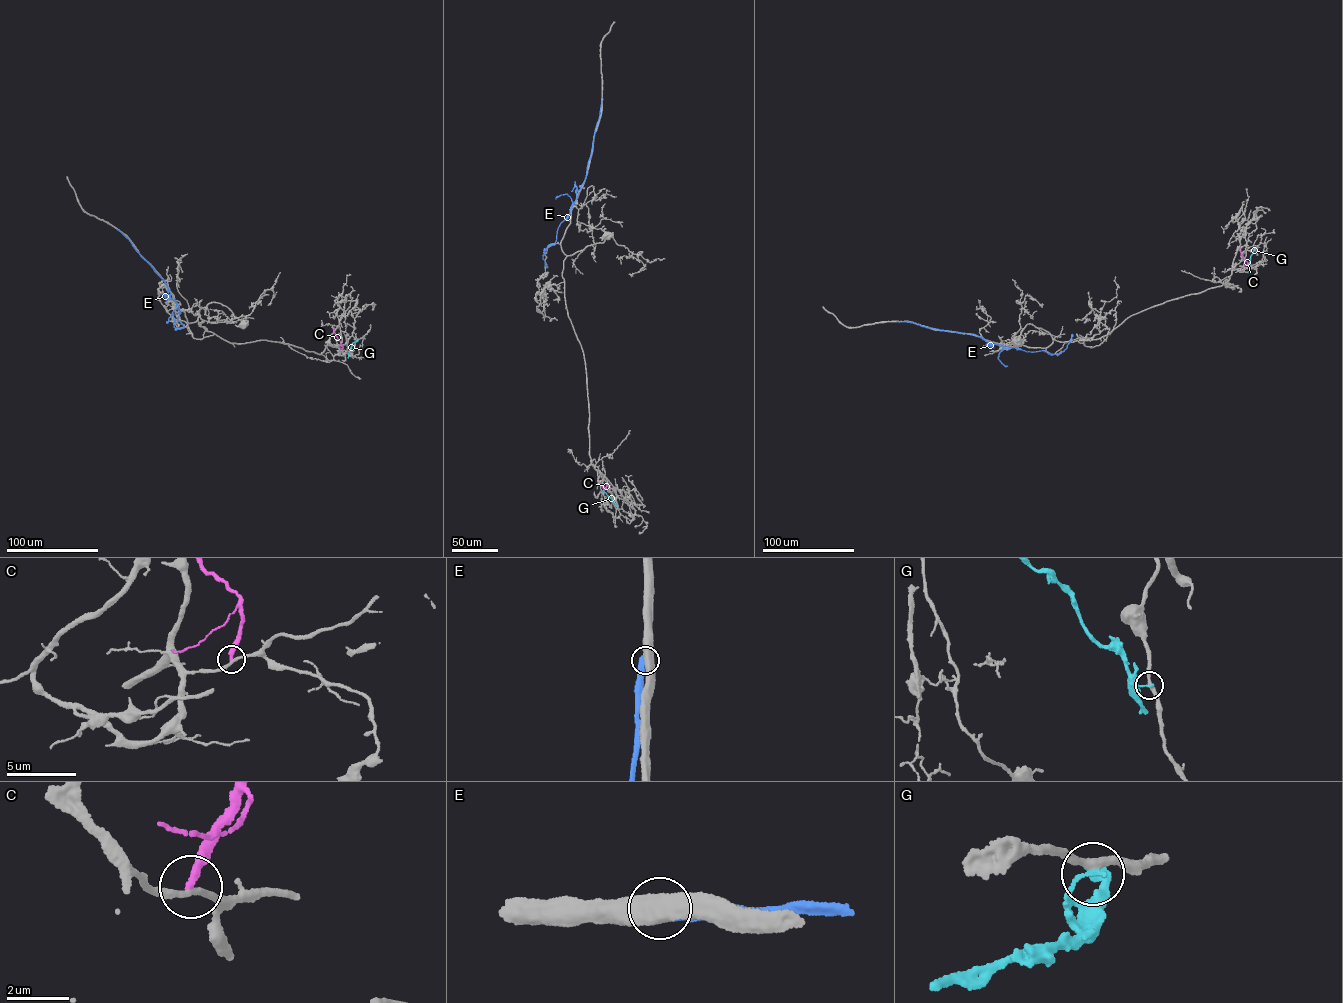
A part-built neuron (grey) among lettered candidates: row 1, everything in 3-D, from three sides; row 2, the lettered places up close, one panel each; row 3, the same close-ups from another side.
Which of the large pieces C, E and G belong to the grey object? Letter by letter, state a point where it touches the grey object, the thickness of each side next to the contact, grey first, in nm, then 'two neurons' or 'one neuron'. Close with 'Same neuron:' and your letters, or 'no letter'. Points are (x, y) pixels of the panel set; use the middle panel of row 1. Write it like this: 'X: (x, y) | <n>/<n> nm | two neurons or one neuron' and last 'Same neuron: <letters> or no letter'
C: (601, 489) | 180/260 nm | two neurons
E: (602, 98) | 550/400 nm | two neurons
G: (616, 504) | 260/120 nm | two neurons
Same neuron: no letter

